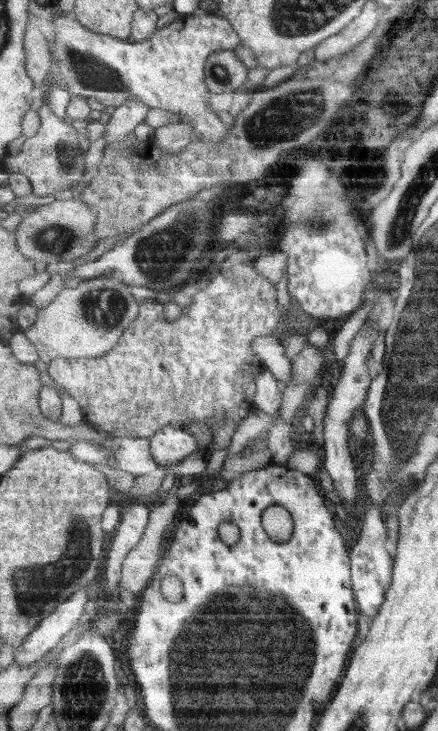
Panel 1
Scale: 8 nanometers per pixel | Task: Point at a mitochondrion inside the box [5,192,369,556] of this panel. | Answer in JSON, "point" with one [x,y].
{"point":[168,254]}

